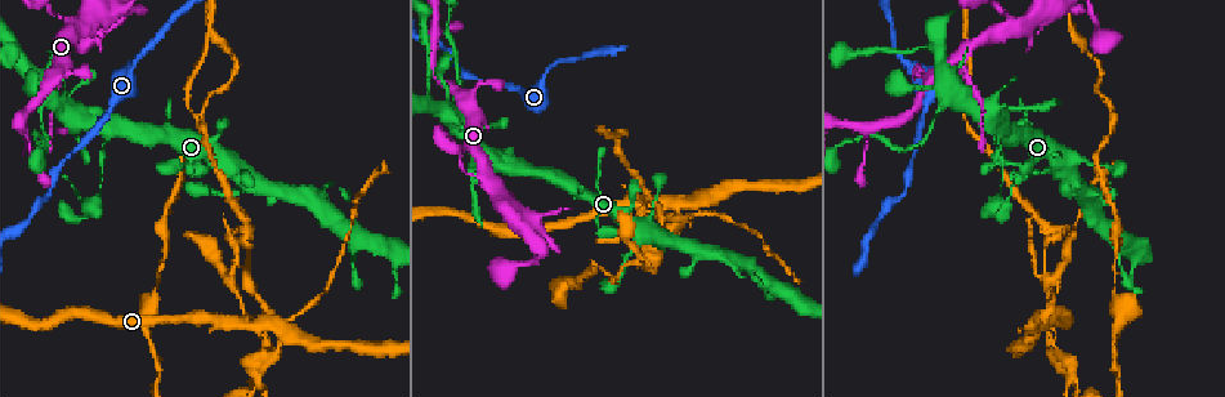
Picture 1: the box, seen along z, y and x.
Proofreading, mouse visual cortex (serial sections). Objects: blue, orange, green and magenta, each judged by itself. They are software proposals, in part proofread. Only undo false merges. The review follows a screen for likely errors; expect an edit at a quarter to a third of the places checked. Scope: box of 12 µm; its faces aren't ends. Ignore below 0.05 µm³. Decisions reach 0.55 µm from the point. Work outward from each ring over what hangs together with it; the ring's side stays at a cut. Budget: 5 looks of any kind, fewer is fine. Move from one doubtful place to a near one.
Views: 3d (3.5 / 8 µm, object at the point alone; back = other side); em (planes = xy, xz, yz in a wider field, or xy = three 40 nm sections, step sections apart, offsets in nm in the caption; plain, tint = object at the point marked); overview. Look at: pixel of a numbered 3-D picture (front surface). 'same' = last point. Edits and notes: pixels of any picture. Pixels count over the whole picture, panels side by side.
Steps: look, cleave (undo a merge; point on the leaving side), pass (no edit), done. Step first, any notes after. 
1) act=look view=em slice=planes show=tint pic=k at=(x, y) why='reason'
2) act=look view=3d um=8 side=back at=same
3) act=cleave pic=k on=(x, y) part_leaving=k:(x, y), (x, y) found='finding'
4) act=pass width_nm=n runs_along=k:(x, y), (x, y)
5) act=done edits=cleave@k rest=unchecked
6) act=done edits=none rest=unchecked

act=look view=3d um=3.5 pic=1 at=(1003, 127) why='side arm on a straight run'

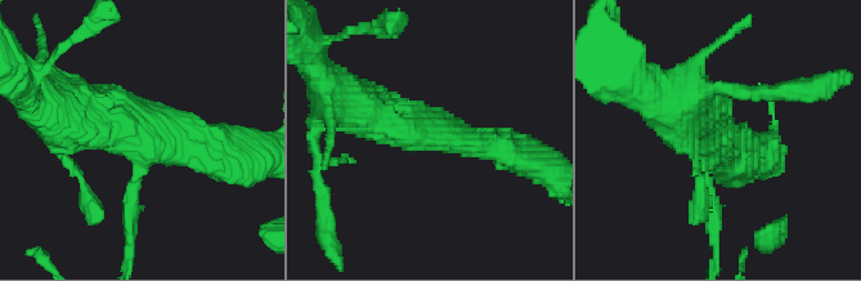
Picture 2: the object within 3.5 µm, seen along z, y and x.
act=look view=em slice=xy step=5 show=tint pic=2 at=(155, 135) why='shape alone is not enough'

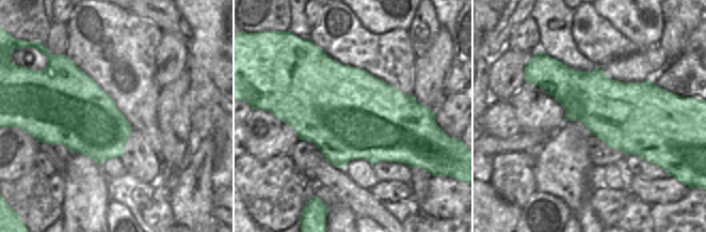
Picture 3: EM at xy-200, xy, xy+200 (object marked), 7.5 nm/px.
act=pass runs_along=2:(519, 155), (433, 132), (366, 106) found='continuous, no second cell'

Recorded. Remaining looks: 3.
act=look view=3d um=8 pic=1 at=(241, 321) why='sharp bend'

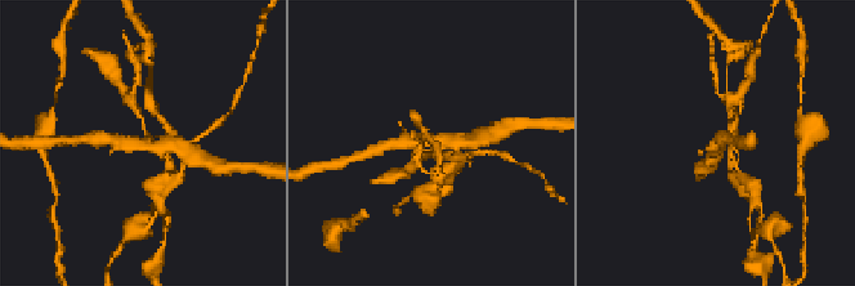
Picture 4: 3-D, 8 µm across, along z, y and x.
act=look view=em slice=xy step=2 show=tint pic=4 at=(143, 146) arms=4 arm_widths_nm=150,150,300,350

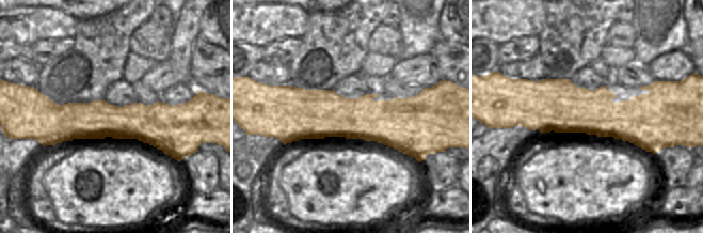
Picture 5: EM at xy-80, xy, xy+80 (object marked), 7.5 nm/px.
act=cleave pic=4 on=(733, 117) found='two cells meet here'

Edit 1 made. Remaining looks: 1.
act=done edits=cleave@4 rest=unchecked

